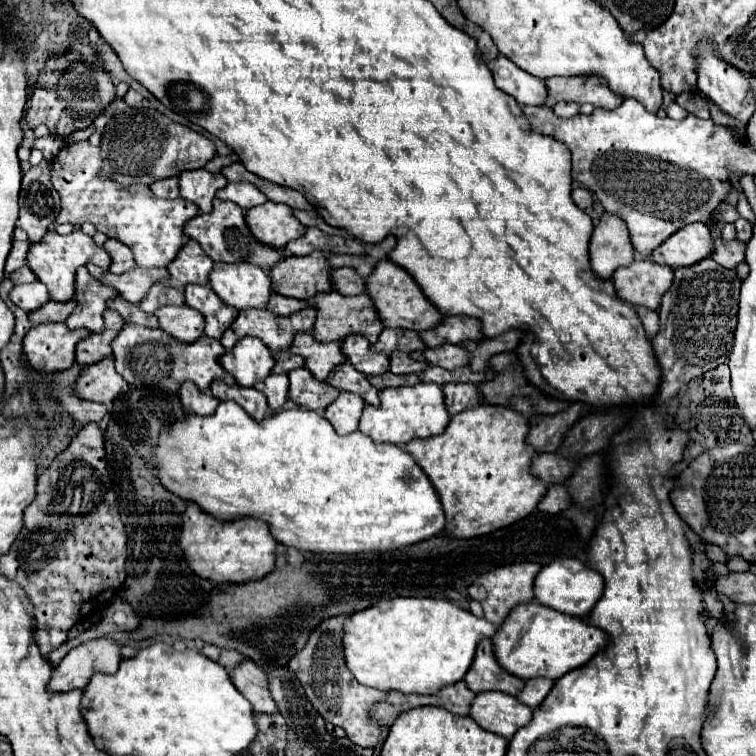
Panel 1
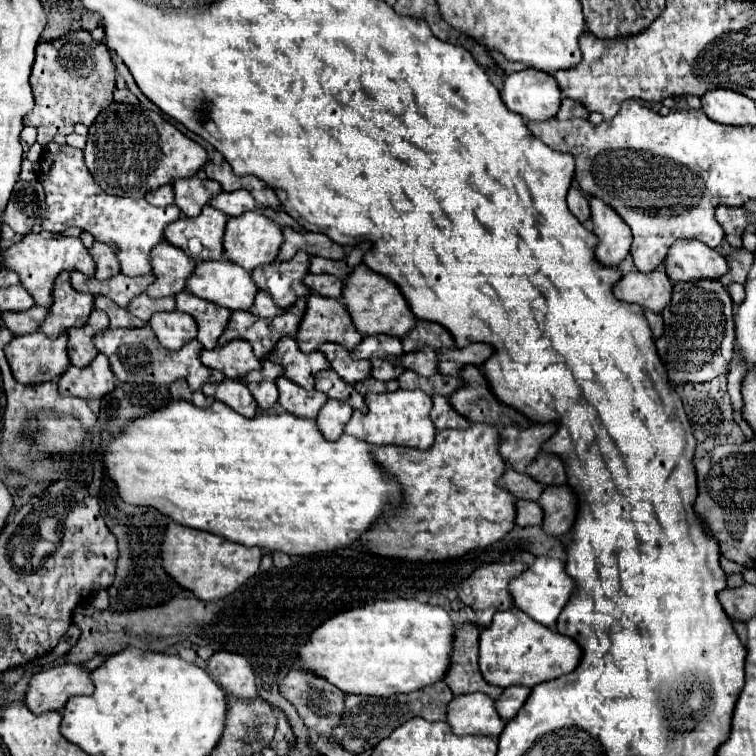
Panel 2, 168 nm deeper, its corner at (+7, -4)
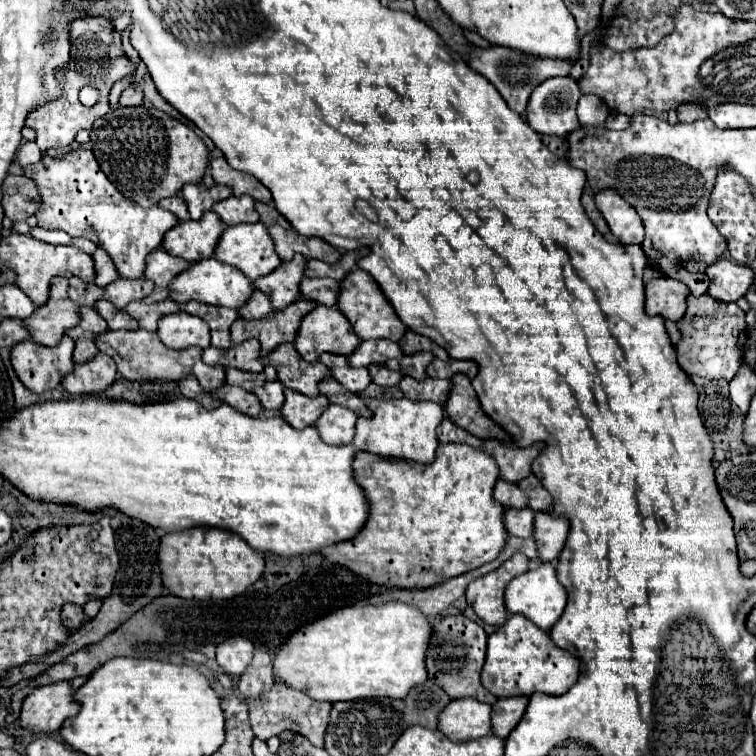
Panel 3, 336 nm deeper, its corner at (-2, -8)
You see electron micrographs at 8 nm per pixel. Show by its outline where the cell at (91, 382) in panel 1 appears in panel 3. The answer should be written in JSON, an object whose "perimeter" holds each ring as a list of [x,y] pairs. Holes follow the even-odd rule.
{"perimeter":[[[97,353],[95,359],[75,365],[61,385],[69,395],[99,395],[115,381],[115,375],[115,361],[105,353]]]}

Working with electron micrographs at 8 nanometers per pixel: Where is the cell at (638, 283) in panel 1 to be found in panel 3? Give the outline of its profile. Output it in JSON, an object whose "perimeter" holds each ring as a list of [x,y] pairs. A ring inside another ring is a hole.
{"perimeter":[[[651,279],[645,285],[645,311],[647,315],[659,315],[669,321],[679,321],[687,309],[689,293],[689,287],[677,279]]]}

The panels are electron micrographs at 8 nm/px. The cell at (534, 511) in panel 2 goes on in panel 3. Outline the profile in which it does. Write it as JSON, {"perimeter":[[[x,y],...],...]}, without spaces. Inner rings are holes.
{"perimeter":[[[525,507],[525,509],[507,509],[503,515],[503,523],[509,535],[513,537],[531,537],[533,535],[533,517],[535,513]]]}

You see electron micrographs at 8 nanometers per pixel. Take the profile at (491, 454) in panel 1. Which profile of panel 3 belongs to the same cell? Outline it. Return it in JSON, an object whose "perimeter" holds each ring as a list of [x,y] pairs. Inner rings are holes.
{"perimeter":[[[439,445],[431,465],[385,459],[367,451],[355,451],[353,477],[369,499],[369,517],[353,539],[319,549],[319,553],[331,563],[347,567],[353,575],[371,585],[411,591],[429,589],[493,561],[505,545],[505,509],[493,501],[493,485],[499,479],[499,469],[495,459],[487,457],[485,451],[477,451],[467,445]]]}

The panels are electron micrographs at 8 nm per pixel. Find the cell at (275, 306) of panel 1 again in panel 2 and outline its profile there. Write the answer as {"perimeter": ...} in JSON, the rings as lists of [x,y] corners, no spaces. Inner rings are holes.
{"perimeter":[[[258,291],[254,305],[250,307],[250,313],[256,317],[264,317],[264,319],[274,319],[278,313],[284,313],[284,309],[276,307],[274,301],[266,295],[266,291]]]}

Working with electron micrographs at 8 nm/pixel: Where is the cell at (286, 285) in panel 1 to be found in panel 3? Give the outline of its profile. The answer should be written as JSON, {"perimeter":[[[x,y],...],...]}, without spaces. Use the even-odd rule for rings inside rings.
{"perimeter":[[[295,255],[289,263],[281,263],[273,273],[255,281],[255,287],[267,293],[275,311],[285,309],[299,297],[299,283],[305,273],[305,263],[307,261],[303,255]]]}

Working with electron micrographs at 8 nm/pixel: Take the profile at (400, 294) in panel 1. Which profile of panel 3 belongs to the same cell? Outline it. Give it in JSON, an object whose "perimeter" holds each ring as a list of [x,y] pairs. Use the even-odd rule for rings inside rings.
{"perimeter":[[[355,269],[355,271],[347,273],[347,277],[343,281],[339,281],[337,309],[351,321],[351,325],[361,341],[367,341],[367,339],[399,341],[403,337],[403,333],[407,331],[405,325],[401,323],[401,319],[397,317],[397,313],[393,311],[391,303],[385,299],[377,281],[363,269]]]}

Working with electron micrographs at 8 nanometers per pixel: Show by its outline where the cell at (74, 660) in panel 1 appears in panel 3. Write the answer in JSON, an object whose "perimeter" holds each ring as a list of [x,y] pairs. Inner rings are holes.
{"perimeter":[[[67,681],[33,689],[23,699],[21,727],[31,733],[55,733],[65,719],[75,717],[79,705],[73,701],[73,689]]]}

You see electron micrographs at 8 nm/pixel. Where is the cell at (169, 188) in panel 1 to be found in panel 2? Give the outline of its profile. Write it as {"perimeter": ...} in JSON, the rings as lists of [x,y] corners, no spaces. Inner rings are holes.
{"perimeter":[[[162,185],[150,193],[146,193],[146,201],[154,207],[166,207],[174,203],[174,193],[172,193],[172,185]]]}

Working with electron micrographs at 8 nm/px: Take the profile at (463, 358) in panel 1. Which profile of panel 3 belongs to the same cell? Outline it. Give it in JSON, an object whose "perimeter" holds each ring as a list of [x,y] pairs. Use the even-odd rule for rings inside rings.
{"perimeter":[[[413,353],[413,355],[405,355],[399,359],[399,371],[403,375],[409,375],[409,377],[415,377],[417,381],[423,381],[427,377],[425,373],[425,367],[431,363],[433,355],[431,353]]]}

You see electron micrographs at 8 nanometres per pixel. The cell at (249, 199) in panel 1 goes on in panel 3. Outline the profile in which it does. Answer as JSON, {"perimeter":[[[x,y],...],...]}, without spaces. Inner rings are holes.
{"perimeter":[[[231,195],[229,199],[223,199],[213,205],[213,211],[227,221],[227,225],[239,225],[239,223],[257,223],[259,215],[255,211],[255,201],[249,195],[235,197]]]}

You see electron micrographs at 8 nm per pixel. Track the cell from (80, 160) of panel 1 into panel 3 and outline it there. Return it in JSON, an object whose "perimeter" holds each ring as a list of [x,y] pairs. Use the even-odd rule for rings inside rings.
{"perimeter":[[[77,147],[61,159],[43,155],[39,163],[25,165],[23,175],[39,185],[41,207],[35,217],[43,229],[63,229],[71,237],[85,237],[97,243],[113,259],[119,277],[139,279],[147,255],[157,249],[163,235],[177,225],[177,217],[161,207],[143,209],[123,197],[99,169],[93,151]]]}

